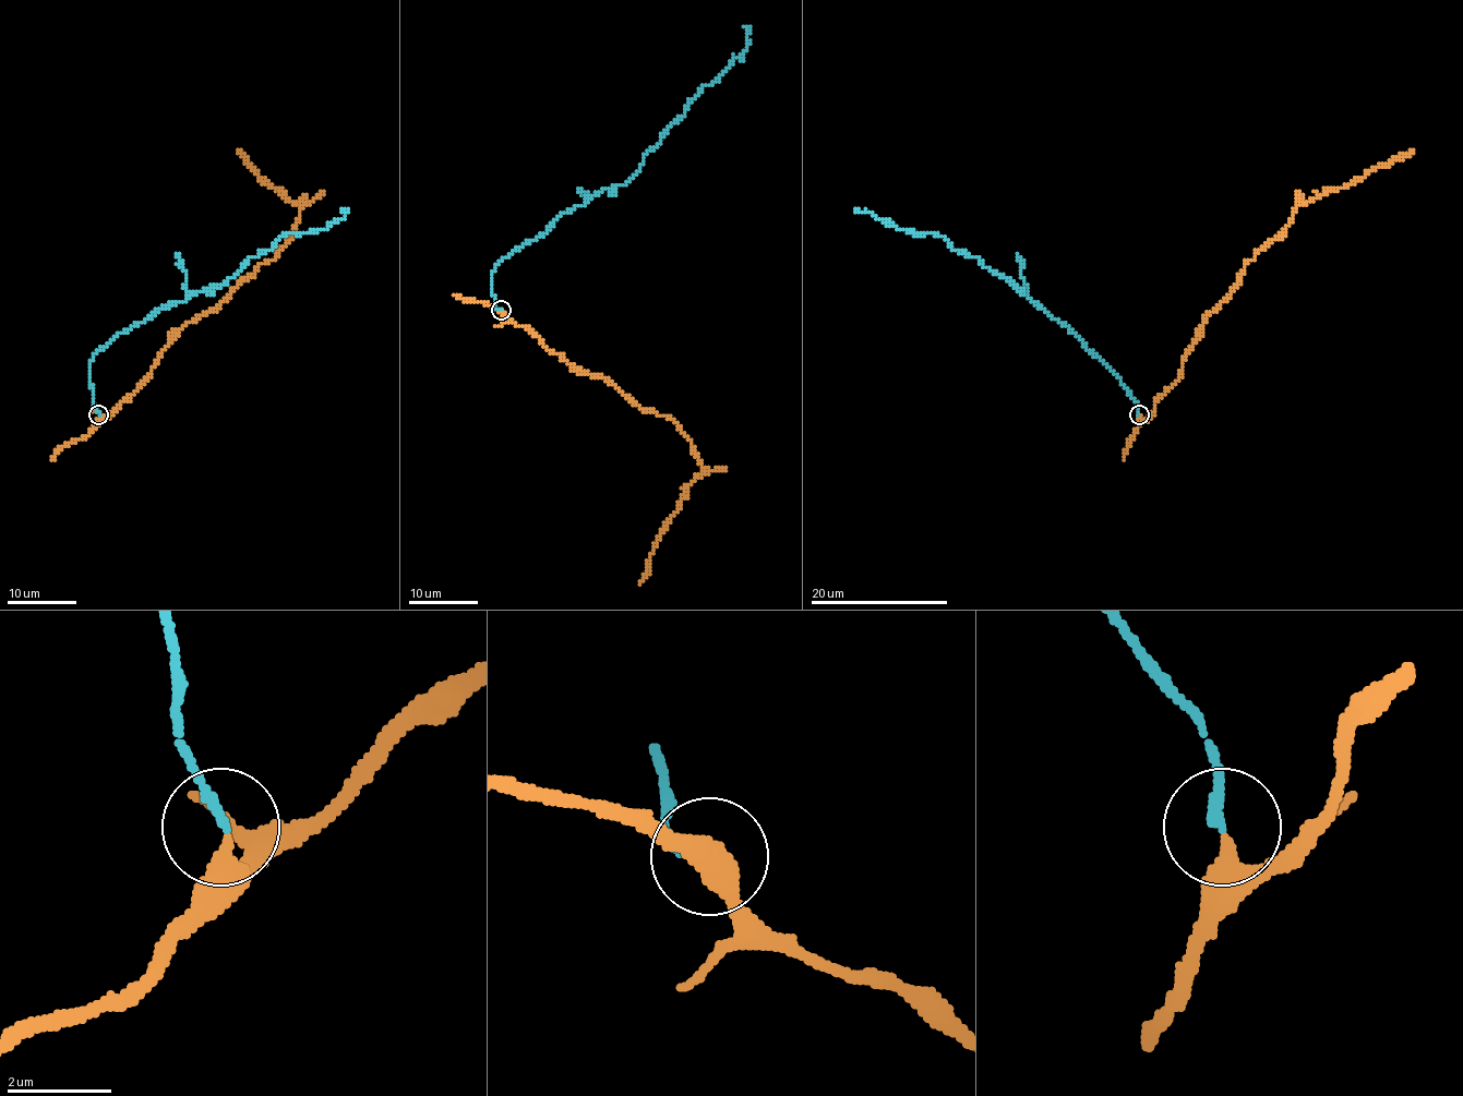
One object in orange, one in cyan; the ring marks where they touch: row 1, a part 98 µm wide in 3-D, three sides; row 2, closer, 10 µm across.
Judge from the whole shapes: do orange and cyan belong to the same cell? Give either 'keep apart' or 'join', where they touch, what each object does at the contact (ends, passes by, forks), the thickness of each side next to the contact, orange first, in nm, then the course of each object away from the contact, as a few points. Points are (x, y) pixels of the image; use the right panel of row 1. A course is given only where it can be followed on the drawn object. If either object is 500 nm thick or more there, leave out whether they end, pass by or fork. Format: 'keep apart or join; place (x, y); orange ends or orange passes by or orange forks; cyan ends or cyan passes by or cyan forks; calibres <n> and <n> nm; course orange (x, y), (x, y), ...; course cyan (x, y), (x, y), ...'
join; place (1139, 414); orange ends; cyan ends; calibres 440 and 190 nm; course orange (1138, 416), (1149, 416), (1179, 376), (1187, 350), (1238, 284), (1244, 264), (1280, 236), (1300, 204), (1413, 148); course cyan (1138, 414), (1137, 402), (1113, 371), (1009, 280), (954, 251), (942, 237), (897, 230), (854, 209)

